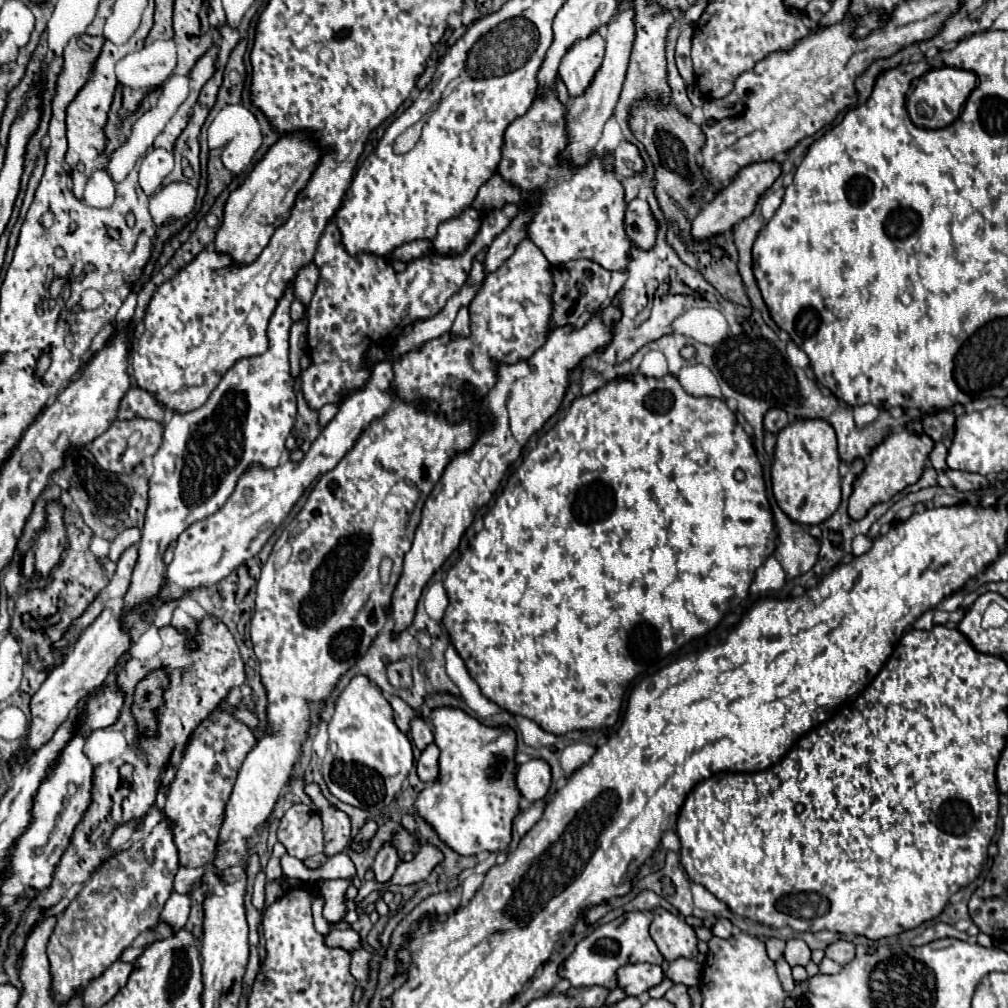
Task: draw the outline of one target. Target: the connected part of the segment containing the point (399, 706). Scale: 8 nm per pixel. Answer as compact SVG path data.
M391 697L391 707L393 707L393 715L395 715L395 723L403 733L409 733L409 723L415 717L415 711L401 699L401 697Z

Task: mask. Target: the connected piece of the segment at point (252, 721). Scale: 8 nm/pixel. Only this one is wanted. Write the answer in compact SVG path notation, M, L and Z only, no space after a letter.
M237 707L237 709L233 711L233 717L239 719L239 721L243 721L247 727L253 727L253 729L259 727L259 725L257 725L257 717L255 717L249 709L245 709L245 707Z

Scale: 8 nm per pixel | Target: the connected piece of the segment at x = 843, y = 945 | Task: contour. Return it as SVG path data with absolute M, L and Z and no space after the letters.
M835 941L825 947L825 955L837 963L847 963L855 957L855 945L847 941Z

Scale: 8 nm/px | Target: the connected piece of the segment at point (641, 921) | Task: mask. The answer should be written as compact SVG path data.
M623 913L621 917L595 927L595 931L581 939L575 947L575 951L561 963L559 967L559 977L567 979L571 987L593 987L593 985L603 985L607 989L615 989L617 983L617 969L629 963L653 963L661 965L663 955L659 953L655 941L649 935L649 923L651 919L641 913Z

